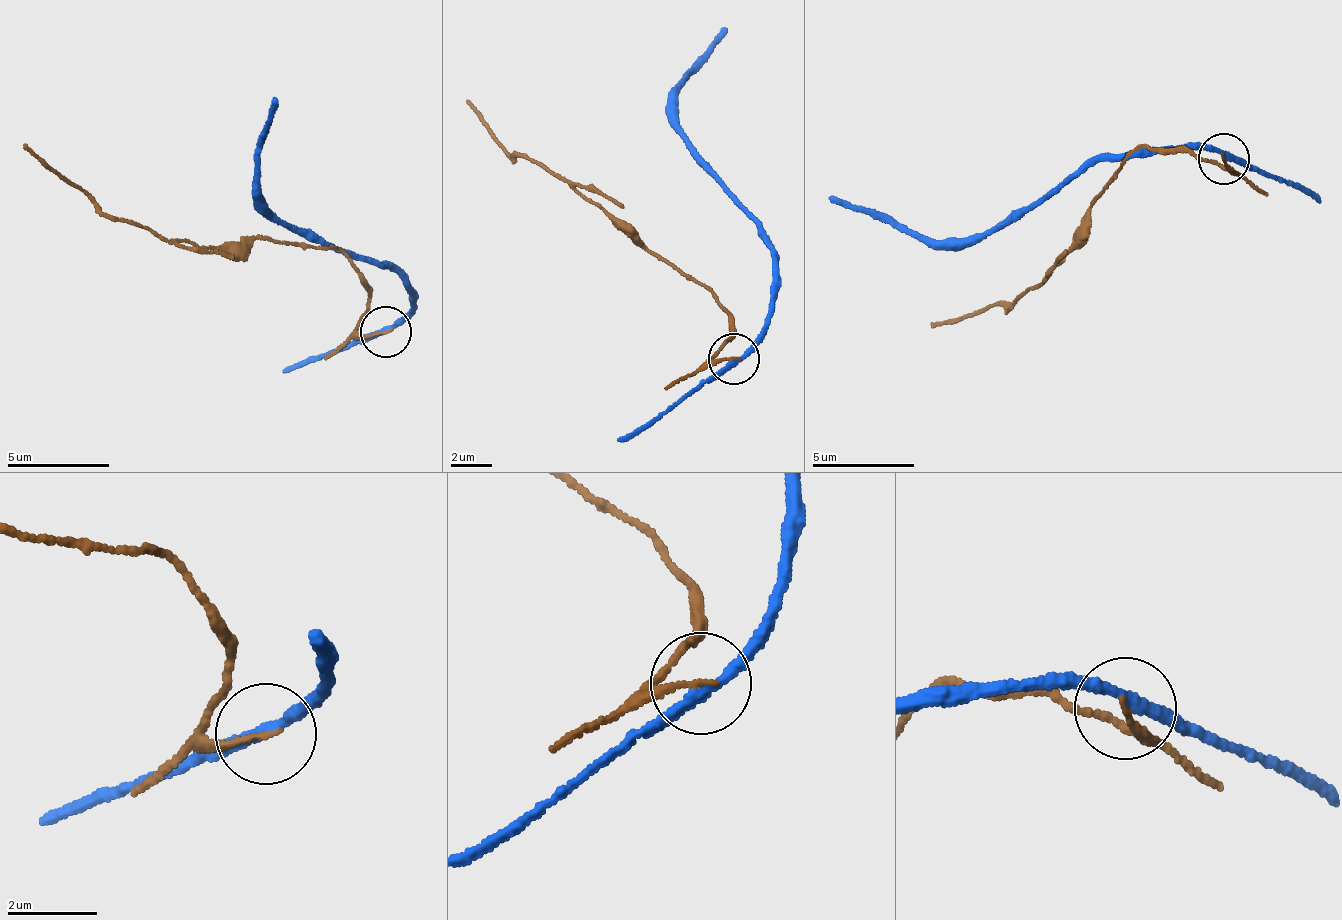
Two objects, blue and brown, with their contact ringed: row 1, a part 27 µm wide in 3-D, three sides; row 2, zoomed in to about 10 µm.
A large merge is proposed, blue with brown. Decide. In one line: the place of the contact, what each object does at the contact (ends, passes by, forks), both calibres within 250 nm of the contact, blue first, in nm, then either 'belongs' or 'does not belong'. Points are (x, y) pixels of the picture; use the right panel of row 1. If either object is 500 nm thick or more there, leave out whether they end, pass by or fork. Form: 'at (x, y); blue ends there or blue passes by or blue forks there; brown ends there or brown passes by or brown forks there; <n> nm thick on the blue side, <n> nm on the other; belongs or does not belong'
at (1223, 158); blue passes by; brown ends there; 240 nm thick on the blue side, 120 nm on the other; does not belong

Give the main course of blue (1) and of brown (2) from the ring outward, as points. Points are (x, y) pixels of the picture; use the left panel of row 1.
1: (385, 333), (403, 312), (412, 310), (400, 271), (276, 217), (257, 181), (261, 133), (277, 98)
2: (385, 333), (358, 329), (370, 295), (335, 248), (263, 238), (209, 248), (172, 240), (111, 218), (23, 146)

